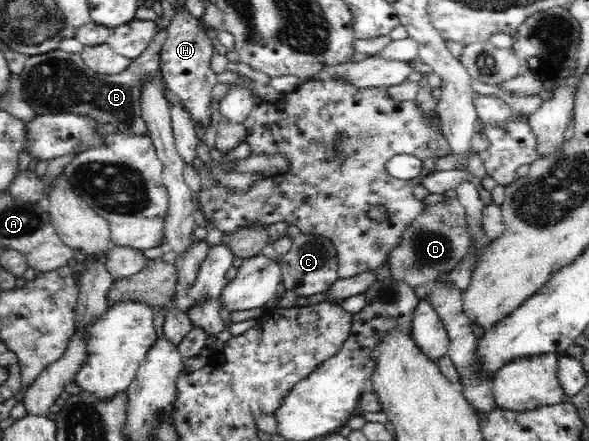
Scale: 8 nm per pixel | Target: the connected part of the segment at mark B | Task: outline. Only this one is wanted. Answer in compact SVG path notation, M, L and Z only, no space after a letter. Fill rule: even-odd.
M63 50L48 51L44 54L27 57L20 79L22 80L22 93L24 101L33 109L36 116L53 113L75 113L76 115L89 115L95 117L98 123L109 123L118 132L133 135L149 136L147 123L142 117L142 86L148 80L154 80L155 73L160 69L160 61L141 61L141 57L131 60L125 71L116 75L104 75L93 71L85 65L79 53L67 53Z

